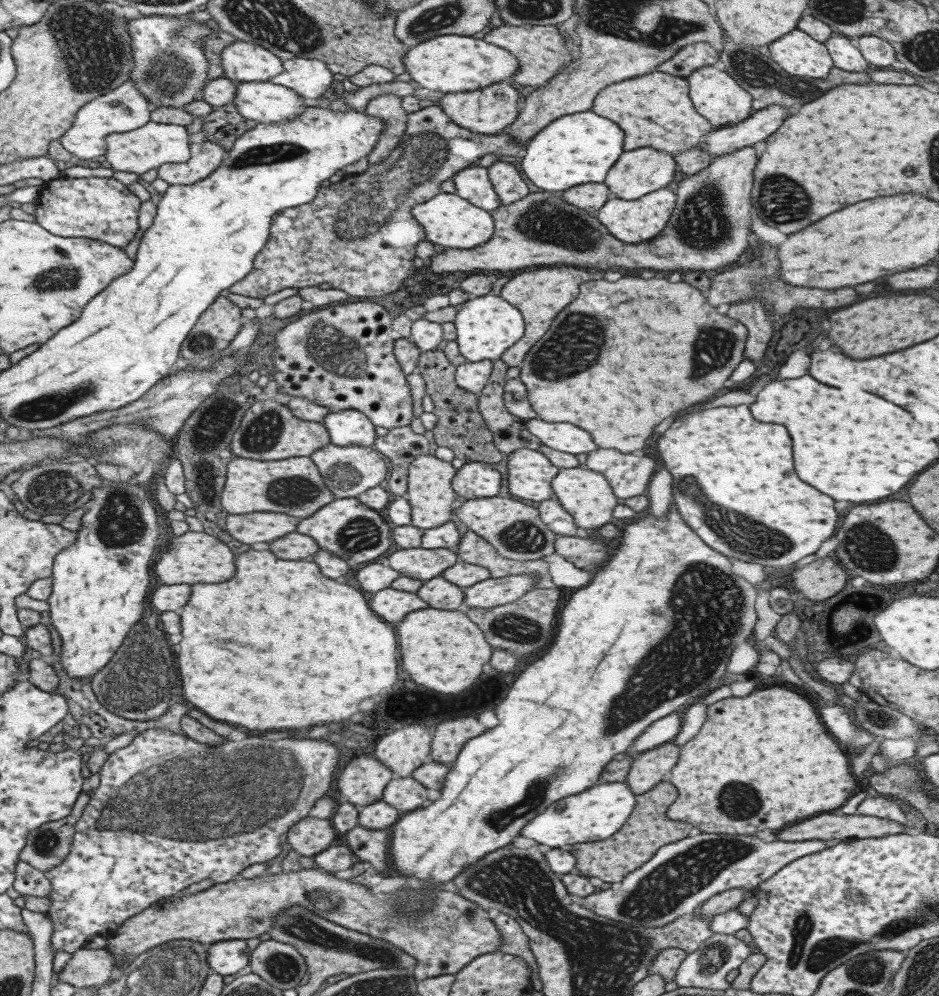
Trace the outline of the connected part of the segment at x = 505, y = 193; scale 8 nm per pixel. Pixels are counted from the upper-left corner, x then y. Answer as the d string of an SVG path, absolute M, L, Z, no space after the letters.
M497 162L487 169L488 180L497 194L499 205L507 205L524 198L529 192L519 172L511 164Z

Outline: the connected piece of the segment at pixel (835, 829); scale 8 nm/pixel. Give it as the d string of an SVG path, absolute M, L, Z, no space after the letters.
M819 814L805 822L785 826L774 833L780 841L854 840L906 832L906 826L874 816L835 816Z

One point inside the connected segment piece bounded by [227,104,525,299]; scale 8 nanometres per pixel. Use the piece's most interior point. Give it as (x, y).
(357, 235)

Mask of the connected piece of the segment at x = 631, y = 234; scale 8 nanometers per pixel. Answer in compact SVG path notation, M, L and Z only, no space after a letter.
M667 187L648 192L637 200L620 200L612 196L593 214L599 218L599 222L617 238L623 242L641 242L647 238L653 238L661 232L665 222L671 217L675 205L676 195Z

